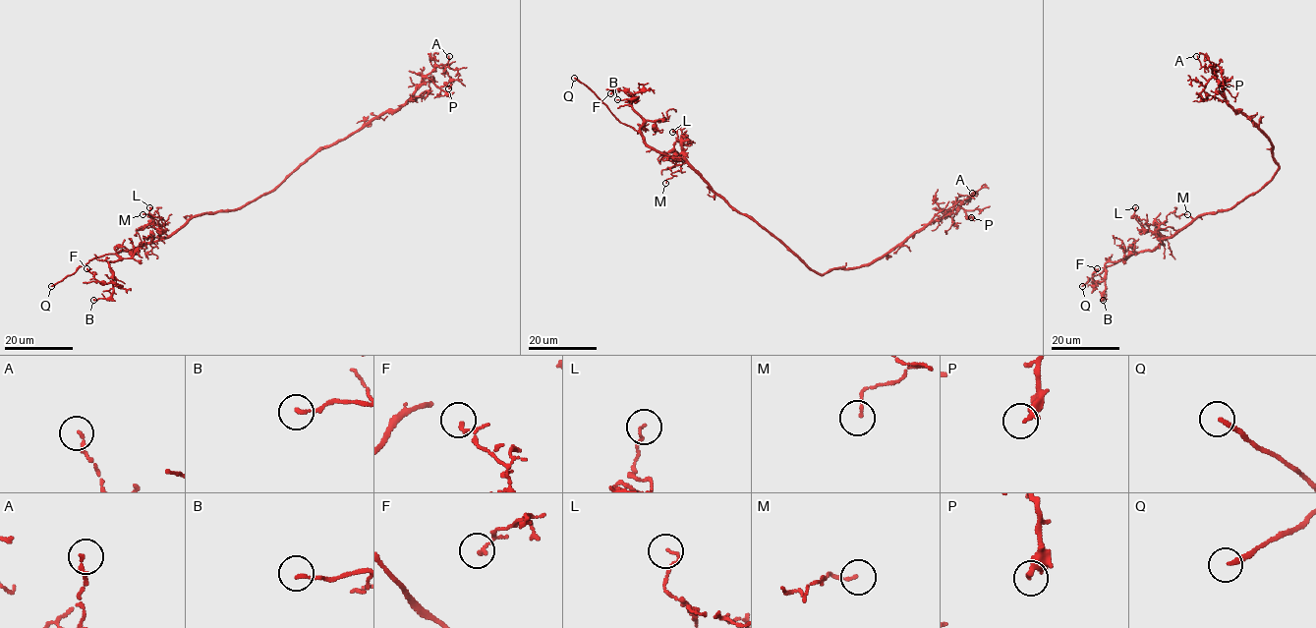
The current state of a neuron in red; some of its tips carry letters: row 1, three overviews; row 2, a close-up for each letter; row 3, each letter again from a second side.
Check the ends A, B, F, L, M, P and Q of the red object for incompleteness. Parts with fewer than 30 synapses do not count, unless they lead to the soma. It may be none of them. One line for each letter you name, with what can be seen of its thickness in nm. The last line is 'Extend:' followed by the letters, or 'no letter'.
Q: Thickness 200 nm
Extend: Q

